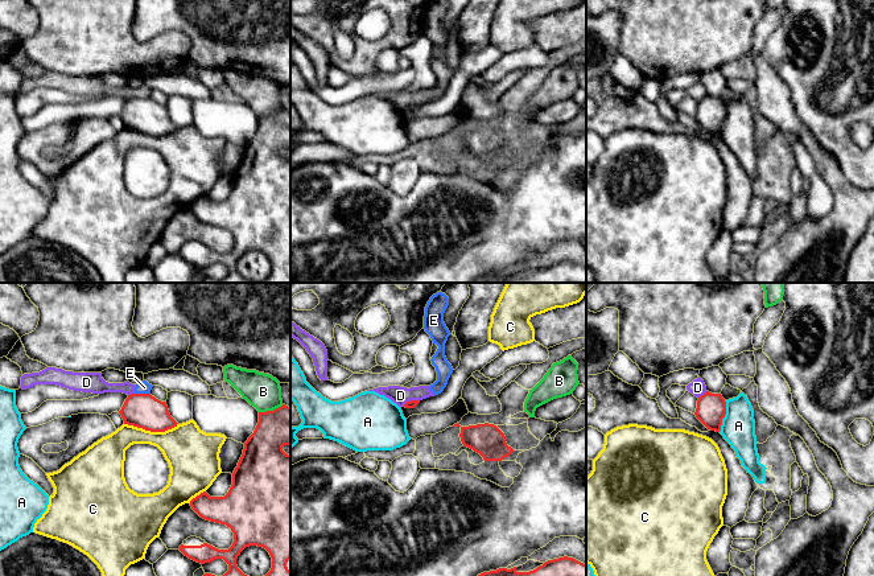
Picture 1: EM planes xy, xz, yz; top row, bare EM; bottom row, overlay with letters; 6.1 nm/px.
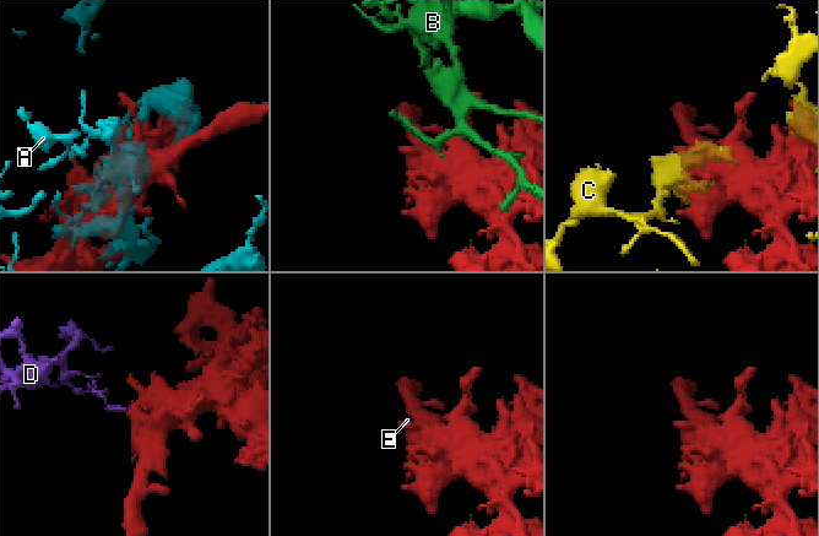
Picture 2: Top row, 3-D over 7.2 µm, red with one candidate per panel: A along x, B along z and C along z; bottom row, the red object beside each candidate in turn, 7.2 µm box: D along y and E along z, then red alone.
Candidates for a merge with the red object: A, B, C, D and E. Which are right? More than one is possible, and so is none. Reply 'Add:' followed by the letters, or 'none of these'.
Add: none of these

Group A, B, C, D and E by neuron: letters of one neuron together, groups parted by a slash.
A / B / C / D E

